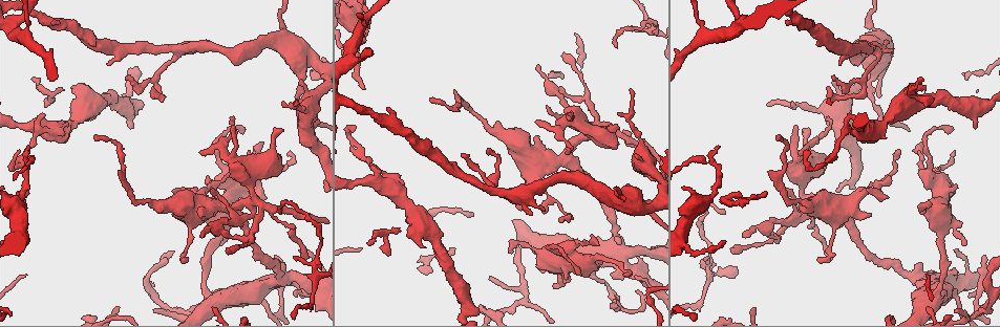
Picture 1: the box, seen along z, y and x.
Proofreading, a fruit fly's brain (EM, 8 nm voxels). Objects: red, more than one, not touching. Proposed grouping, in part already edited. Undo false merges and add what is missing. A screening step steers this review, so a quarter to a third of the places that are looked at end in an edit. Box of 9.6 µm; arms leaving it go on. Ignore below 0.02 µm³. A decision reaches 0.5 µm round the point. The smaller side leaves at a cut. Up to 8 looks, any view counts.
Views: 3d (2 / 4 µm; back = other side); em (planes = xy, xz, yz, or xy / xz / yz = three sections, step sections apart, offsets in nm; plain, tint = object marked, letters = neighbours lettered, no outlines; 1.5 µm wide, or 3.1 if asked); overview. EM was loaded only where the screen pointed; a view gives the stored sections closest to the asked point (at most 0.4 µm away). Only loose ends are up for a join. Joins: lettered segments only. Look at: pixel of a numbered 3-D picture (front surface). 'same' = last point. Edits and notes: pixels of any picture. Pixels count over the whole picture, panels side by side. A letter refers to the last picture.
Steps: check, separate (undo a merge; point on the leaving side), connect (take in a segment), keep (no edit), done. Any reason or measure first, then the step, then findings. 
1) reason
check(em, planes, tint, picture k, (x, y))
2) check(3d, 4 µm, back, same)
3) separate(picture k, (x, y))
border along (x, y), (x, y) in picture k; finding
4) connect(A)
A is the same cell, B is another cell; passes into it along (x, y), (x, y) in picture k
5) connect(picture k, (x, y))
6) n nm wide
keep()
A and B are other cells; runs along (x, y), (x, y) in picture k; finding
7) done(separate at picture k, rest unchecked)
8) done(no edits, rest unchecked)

three arms meet
check(3d, 4 µm, picture 1, (212, 297))

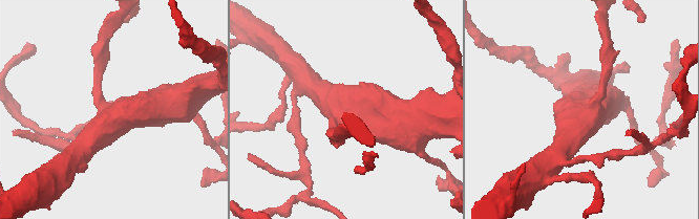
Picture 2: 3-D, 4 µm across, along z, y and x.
3 arms; arms of 160, 460, 600 nm; shape alone is not enough
check(em, yz, step 8, letters, picture 2, (107, 109))

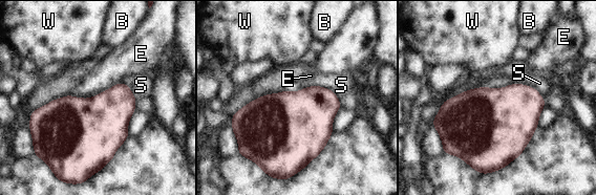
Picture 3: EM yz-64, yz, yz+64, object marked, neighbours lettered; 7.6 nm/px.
E touches over 420 nm
keep()
B, E, S and W are other cells; border along (120, 81), (88, 98), (68, 94) in picture 3; one neuron here

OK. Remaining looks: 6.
an open end
check(3d, 2 µm, picture 1, (803, 129))

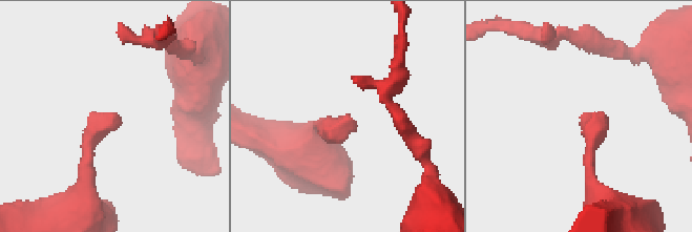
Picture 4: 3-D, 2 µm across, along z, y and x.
shape alone is not enough
check(em, xy, step 8, letters, picture 4, (349, 117))

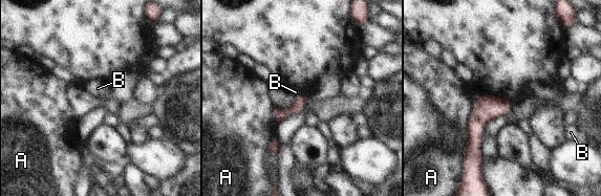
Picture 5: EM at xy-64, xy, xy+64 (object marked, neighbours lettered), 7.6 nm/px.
another direction
check(em, planes, letters, same)

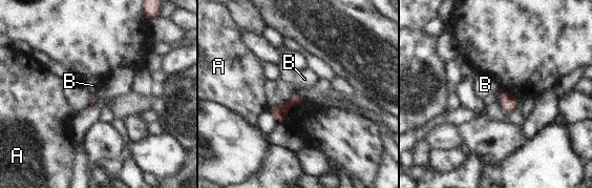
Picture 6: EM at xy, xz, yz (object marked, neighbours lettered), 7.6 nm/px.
keep()
A and B are other cells; border along (294, 91), (301, 95) in picture 6; none of them fits

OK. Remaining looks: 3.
tapers out
check(3d, 4 µm, back, picture 1, (706, 258))

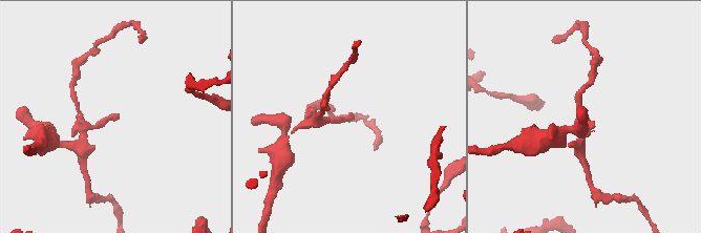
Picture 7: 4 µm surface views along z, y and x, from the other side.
need the tissue
check(em, planes, plain, picture 7, (351, 115))

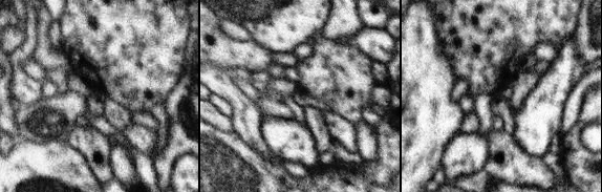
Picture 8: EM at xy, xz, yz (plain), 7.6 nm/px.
check(em, planes, letters, same)

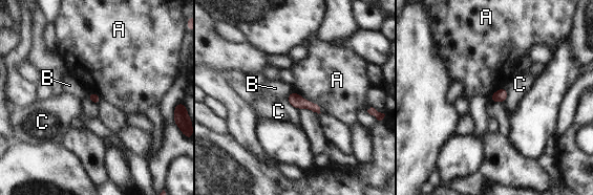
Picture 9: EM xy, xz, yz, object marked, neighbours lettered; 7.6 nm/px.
70 nm wide
keep()
A, B and C are other cells; border along (292, 90), (314, 102), (321, 112) in picture 9; no lettered segment goes on from it

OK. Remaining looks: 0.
done(no edits, rest unchecked)

